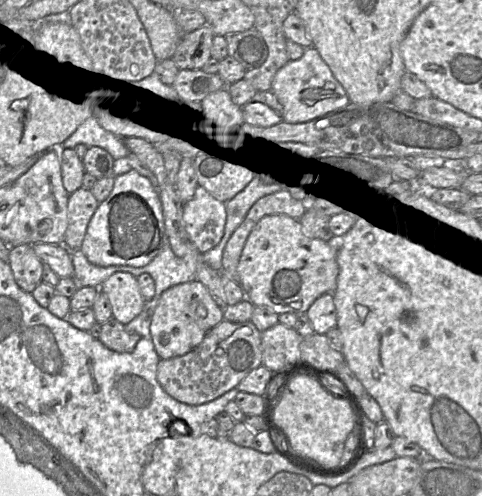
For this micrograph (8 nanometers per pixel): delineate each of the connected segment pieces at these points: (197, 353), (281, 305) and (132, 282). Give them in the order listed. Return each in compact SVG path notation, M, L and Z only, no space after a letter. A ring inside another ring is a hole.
M223 319L188 353L160 359L157 380L171 397L188 405L211 402L238 386L252 370L262 365L261 332L253 322Z
M285 214L262 217L252 228L237 266L239 284L254 306L268 306L277 314L307 312L322 294L333 293L339 274L337 237L330 241L307 236L298 219Z
M116 272L99 287L109 299L114 318L127 324L142 311L145 299L141 294L137 277L128 272Z

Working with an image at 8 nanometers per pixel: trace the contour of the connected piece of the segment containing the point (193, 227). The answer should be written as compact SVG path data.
M198 185L193 197L183 204L183 221L186 231L201 253L215 247L224 235L225 203Z

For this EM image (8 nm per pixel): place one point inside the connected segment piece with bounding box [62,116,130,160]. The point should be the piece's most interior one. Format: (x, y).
(89, 132)

